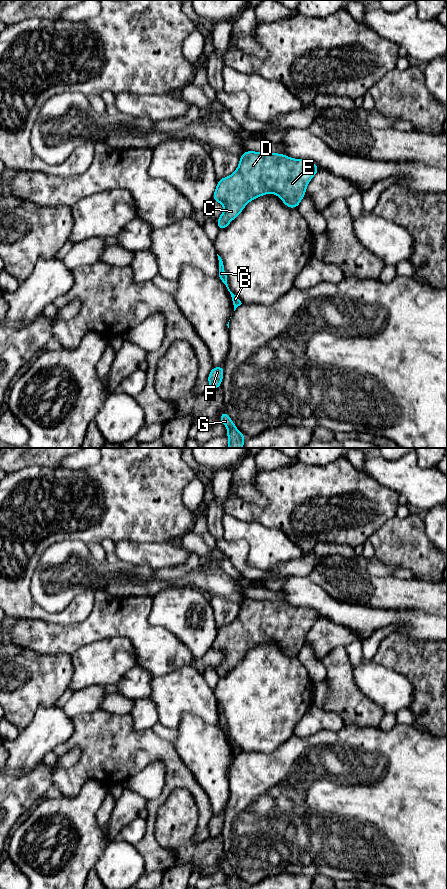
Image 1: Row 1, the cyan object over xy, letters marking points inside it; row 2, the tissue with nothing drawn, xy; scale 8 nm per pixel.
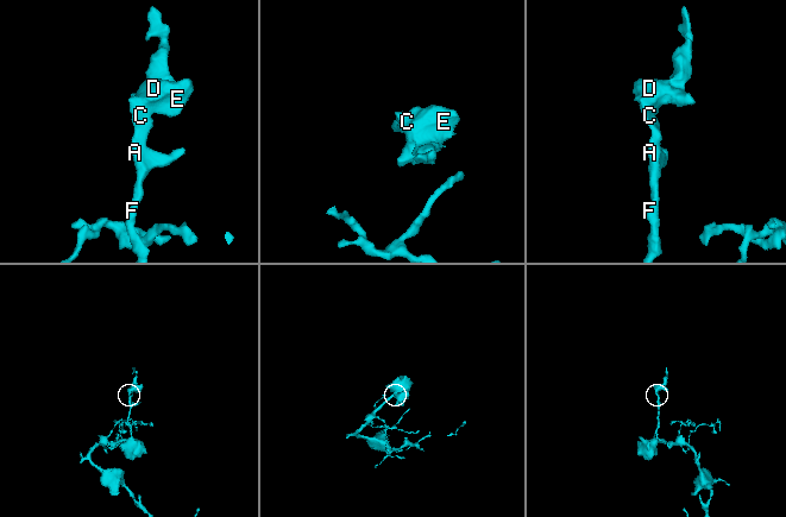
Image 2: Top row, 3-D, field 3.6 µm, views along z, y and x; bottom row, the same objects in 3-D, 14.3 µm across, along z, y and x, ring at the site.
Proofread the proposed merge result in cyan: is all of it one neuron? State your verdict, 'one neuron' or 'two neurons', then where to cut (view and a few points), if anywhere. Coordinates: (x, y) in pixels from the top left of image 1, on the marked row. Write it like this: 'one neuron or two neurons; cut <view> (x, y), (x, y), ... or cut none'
one neuron; cut none

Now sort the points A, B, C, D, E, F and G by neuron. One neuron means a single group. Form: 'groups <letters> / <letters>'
groups A B C D E F G

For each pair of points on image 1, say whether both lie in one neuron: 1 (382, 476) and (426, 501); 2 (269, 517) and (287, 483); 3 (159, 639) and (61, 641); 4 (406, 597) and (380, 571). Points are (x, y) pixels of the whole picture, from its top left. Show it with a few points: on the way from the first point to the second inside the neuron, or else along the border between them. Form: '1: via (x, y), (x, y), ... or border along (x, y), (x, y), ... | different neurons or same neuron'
1: via (393, 476), (401, 476), (415, 490) | same neuron
2: via (277, 509), (287, 499), (287, 491) | same neuron
3: via (135, 628), (93, 628), (85, 632) | same neuron
4: border along (363, 567), (372, 575), (390, 576) | different neurons

